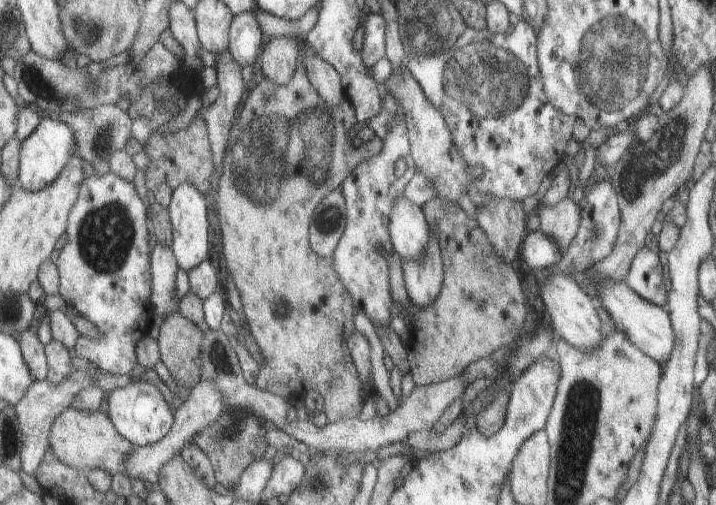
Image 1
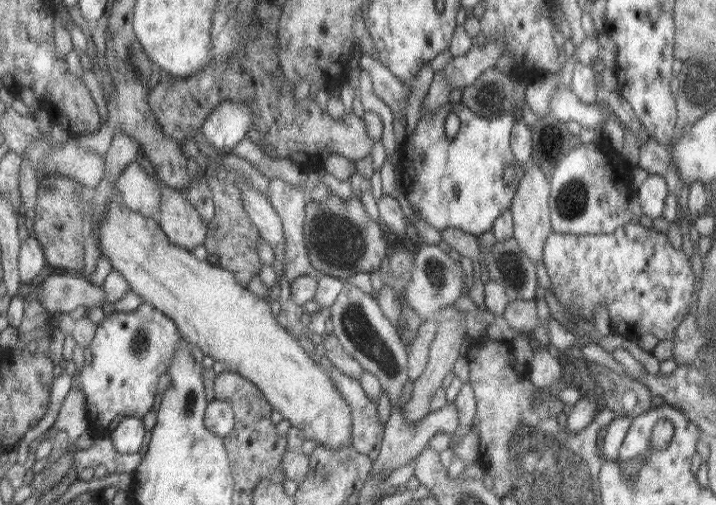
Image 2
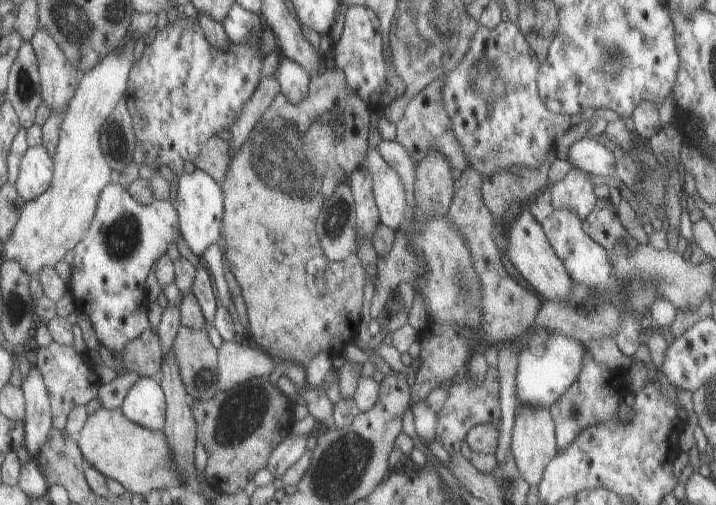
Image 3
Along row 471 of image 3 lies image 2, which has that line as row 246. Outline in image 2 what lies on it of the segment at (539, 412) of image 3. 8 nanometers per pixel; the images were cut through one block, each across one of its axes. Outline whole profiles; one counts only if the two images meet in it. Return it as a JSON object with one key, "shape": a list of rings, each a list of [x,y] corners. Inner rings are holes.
{"shape":[[[533,164],[533,166],[529,166],[527,170],[525,170],[525,176],[521,178],[521,182],[519,182],[519,186],[517,186],[517,192],[515,192],[515,198],[513,198],[513,202],[511,202],[511,208],[509,208],[509,212],[513,214],[513,224],[515,224],[515,230],[513,230],[513,238],[517,240],[517,244],[521,246],[521,254],[523,256],[527,256],[531,262],[535,262],[535,266],[537,266],[537,262],[539,260],[543,260],[543,246],[545,246],[545,242],[547,242],[547,238],[553,234],[553,224],[551,224],[551,208],[549,208],[549,182],[547,182],[547,178],[545,178],[545,174]]]}

